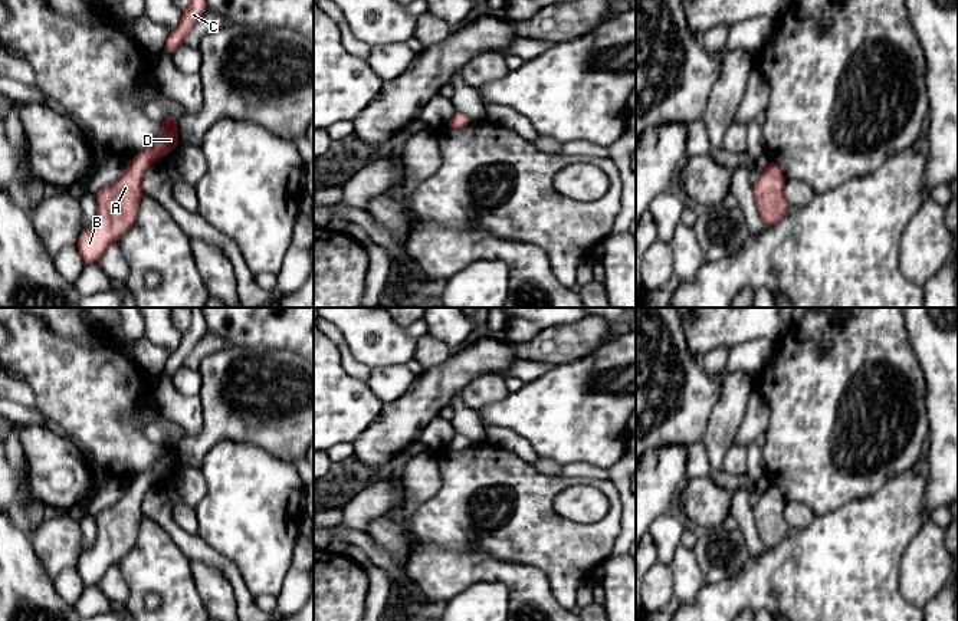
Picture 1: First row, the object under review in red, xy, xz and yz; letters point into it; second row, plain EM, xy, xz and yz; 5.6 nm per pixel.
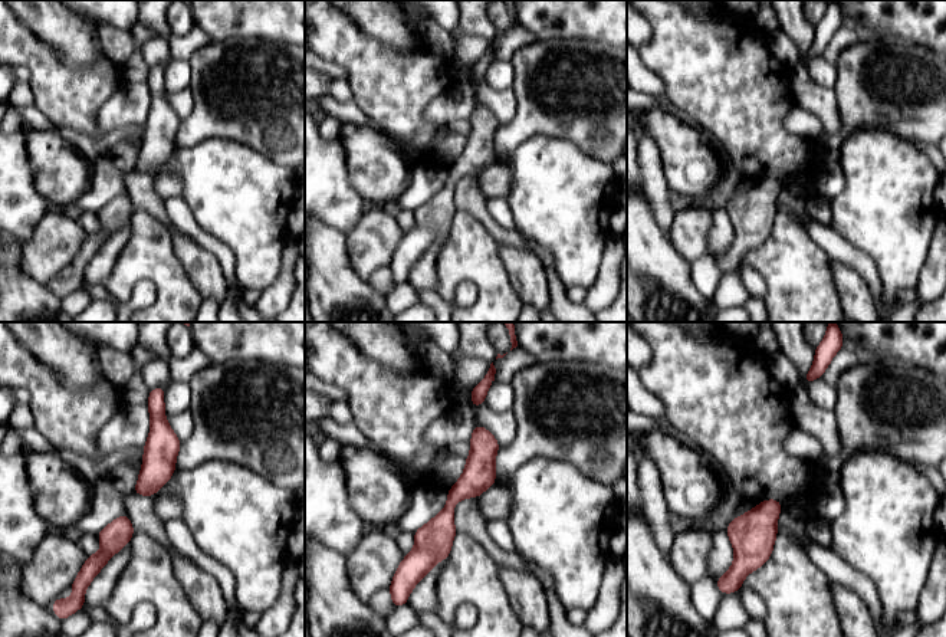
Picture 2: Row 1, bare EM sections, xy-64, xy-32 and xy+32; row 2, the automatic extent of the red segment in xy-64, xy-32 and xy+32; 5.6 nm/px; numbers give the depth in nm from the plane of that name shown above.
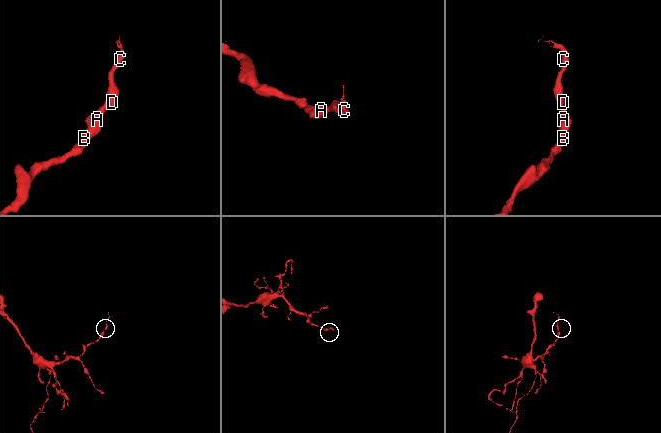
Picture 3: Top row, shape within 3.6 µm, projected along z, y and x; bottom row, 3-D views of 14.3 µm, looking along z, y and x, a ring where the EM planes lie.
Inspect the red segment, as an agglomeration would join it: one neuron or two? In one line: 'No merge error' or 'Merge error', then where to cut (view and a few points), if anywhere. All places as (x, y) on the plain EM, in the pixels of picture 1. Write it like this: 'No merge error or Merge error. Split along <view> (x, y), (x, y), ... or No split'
No merge error. No split

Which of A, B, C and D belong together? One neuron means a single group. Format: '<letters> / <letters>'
A B C D

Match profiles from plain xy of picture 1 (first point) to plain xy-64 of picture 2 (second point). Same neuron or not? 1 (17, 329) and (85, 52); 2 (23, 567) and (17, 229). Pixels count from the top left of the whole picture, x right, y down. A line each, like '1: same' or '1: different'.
1: different
2: different

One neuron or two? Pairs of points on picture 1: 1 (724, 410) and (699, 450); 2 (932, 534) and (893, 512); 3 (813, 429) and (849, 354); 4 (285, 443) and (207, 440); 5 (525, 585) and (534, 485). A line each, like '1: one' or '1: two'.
1: two
2: two
3: one
4: one
5: two

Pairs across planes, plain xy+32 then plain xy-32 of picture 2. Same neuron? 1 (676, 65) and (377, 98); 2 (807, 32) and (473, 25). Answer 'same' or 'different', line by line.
1: same
2: same

